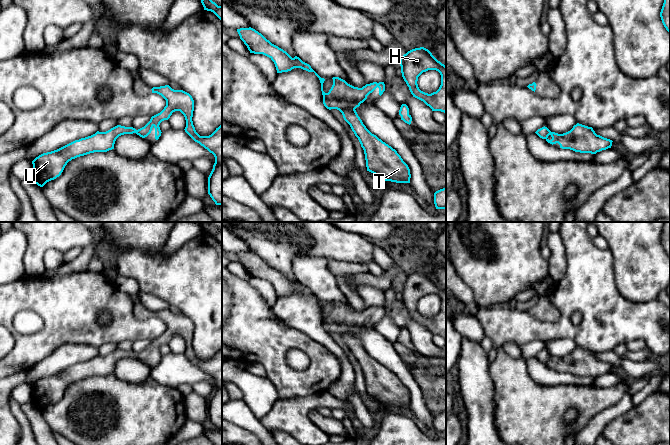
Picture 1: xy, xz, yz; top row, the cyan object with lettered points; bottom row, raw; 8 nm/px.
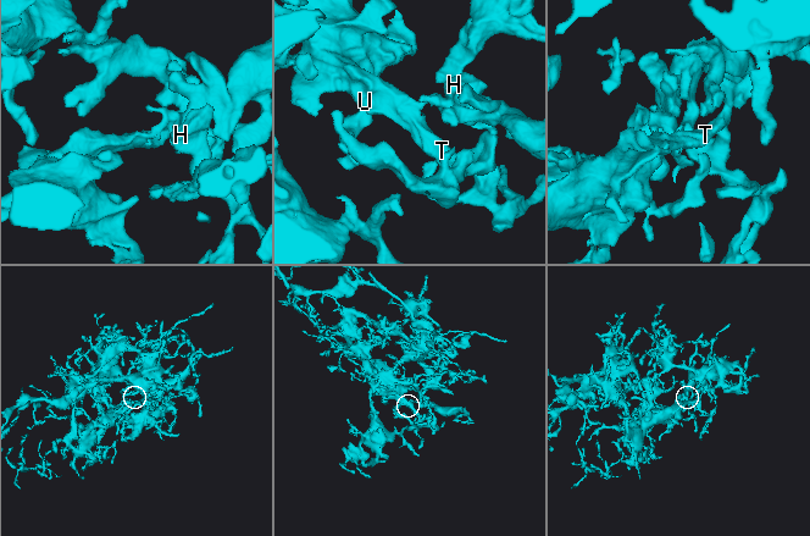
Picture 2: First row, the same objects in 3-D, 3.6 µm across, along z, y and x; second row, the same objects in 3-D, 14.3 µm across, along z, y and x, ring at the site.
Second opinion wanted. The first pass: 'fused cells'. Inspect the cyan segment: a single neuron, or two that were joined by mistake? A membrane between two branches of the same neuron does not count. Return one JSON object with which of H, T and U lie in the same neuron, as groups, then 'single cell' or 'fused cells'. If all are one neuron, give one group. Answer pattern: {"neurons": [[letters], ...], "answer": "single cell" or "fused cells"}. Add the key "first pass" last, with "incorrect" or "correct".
{"neurons": [["H", "T", "U"]], "answer": "single cell", "first pass": "incorrect"}

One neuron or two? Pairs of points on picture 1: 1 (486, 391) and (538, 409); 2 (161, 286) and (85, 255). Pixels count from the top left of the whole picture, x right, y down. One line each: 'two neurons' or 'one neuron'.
1: two neurons
2: two neurons

